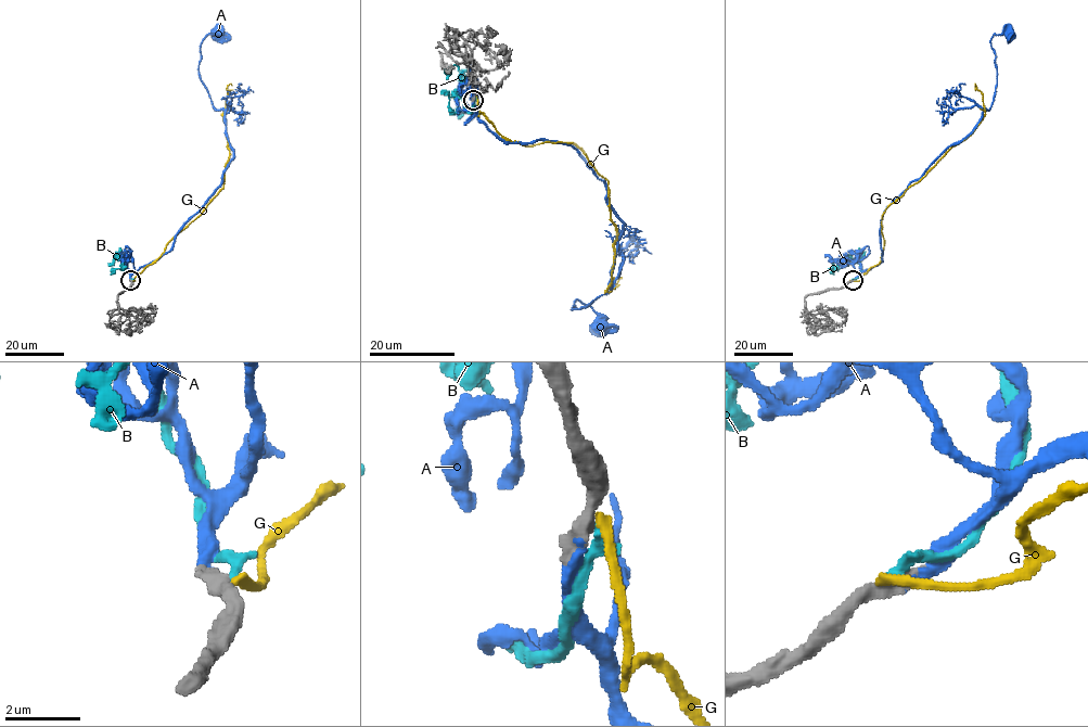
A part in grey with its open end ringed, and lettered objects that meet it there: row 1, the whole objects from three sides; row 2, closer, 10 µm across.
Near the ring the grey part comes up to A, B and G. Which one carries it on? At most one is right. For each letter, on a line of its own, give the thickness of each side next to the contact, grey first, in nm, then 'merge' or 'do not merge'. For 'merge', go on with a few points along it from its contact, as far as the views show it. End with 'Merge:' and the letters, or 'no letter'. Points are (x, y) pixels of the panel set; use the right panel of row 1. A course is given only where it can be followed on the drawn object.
A: 500 nm thick on the grey side, 300 nm on the other; merge; it runs (852, 281), (882, 260), (883, 212), (992, 106), (996, 64), (990, 41), (994, 35), (1010, 33)
B: 400 nm thick on the grey side, 280 nm on the other; do not merge
G: 400 nm thick on the grey side, 280 nm on the other; do not merge
Merge: A

